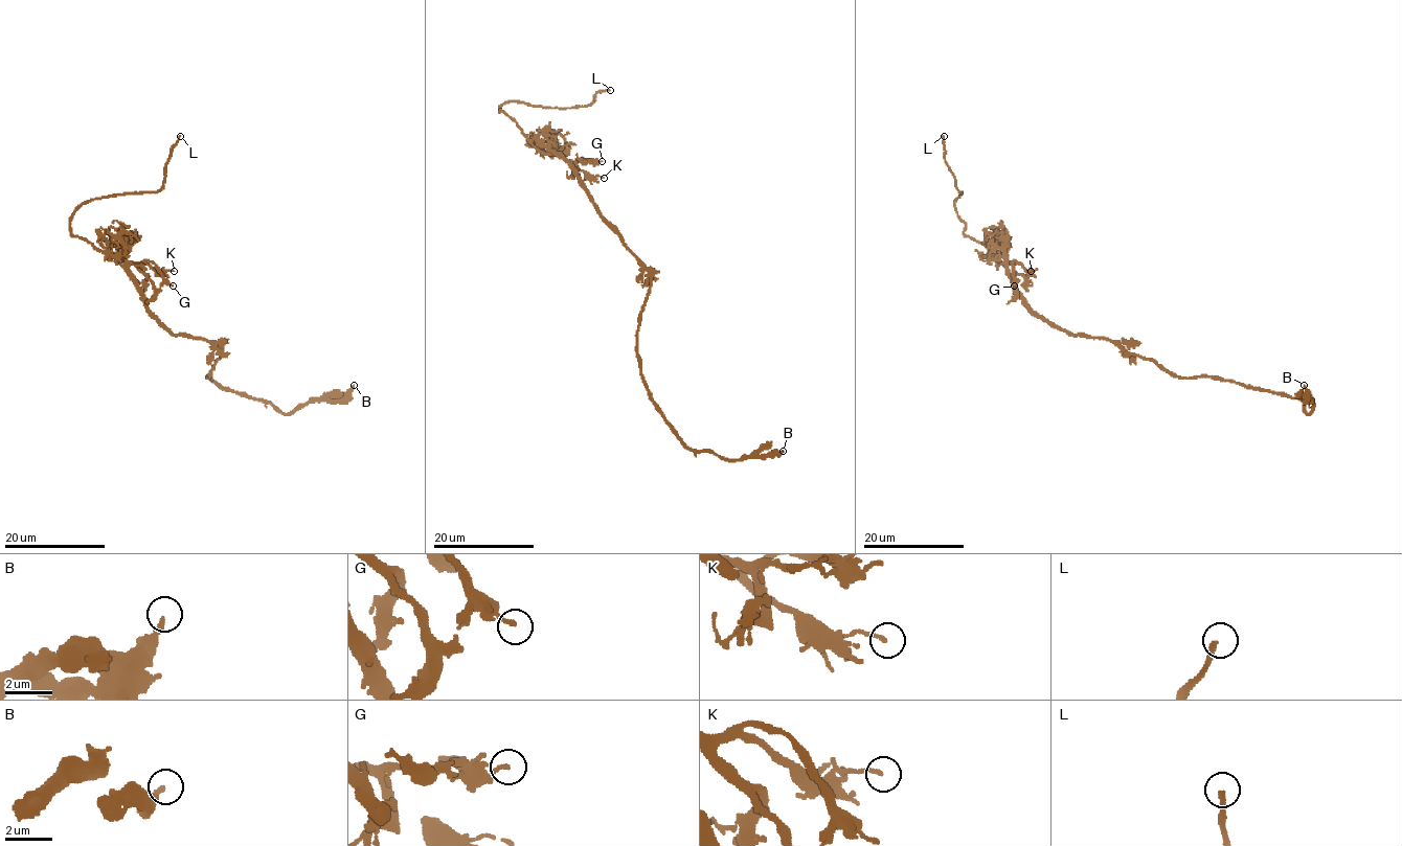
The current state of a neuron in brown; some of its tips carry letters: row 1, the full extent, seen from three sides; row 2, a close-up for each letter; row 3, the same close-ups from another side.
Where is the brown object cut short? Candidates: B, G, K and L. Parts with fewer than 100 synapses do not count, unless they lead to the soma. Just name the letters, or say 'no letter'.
L

